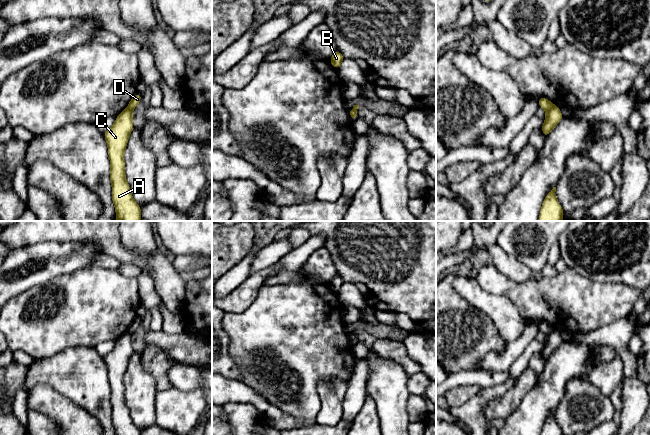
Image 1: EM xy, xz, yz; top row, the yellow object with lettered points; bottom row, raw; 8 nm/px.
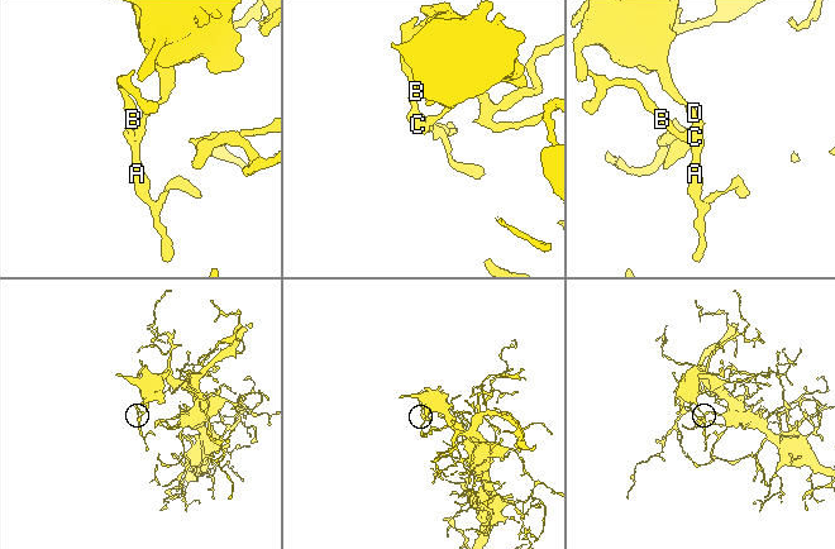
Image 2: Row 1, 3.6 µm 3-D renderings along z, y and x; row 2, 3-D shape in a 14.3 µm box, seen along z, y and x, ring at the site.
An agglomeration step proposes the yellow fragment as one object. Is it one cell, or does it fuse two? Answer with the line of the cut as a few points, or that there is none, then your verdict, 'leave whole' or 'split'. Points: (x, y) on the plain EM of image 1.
cut yz (554, 329), (547, 335); split

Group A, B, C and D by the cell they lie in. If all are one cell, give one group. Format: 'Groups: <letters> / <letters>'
Groups: A B C / D

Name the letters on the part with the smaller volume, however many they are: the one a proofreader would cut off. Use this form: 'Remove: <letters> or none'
Remove: A, B, C

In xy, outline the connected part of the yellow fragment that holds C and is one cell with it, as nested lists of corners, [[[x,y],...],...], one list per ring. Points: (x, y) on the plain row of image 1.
[[[127,331],[117,340],[113,350],[103,357],[108,369],[112,423],[116,435],[141,435],[125,402],[124,374],[134,352],[132,342],[132,334]]]

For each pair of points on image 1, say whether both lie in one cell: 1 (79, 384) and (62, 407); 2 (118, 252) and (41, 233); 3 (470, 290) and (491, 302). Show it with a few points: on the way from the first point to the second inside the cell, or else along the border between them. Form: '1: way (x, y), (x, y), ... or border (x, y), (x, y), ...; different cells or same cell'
1: border (49, 385), (88, 412); different cells
2: way (99, 233), (97, 231), (60, 231); same cell
3: way (475, 295), (486, 302); same cell

